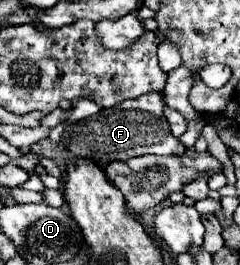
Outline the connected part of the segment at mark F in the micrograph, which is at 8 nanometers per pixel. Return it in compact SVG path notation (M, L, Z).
M161 92L143 94L135 100L125 100L113 108L101 108L97 114L67 126L61 140L73 156L89 158L99 164L145 154L183 154L185 146L173 138L163 108L165 102Z

